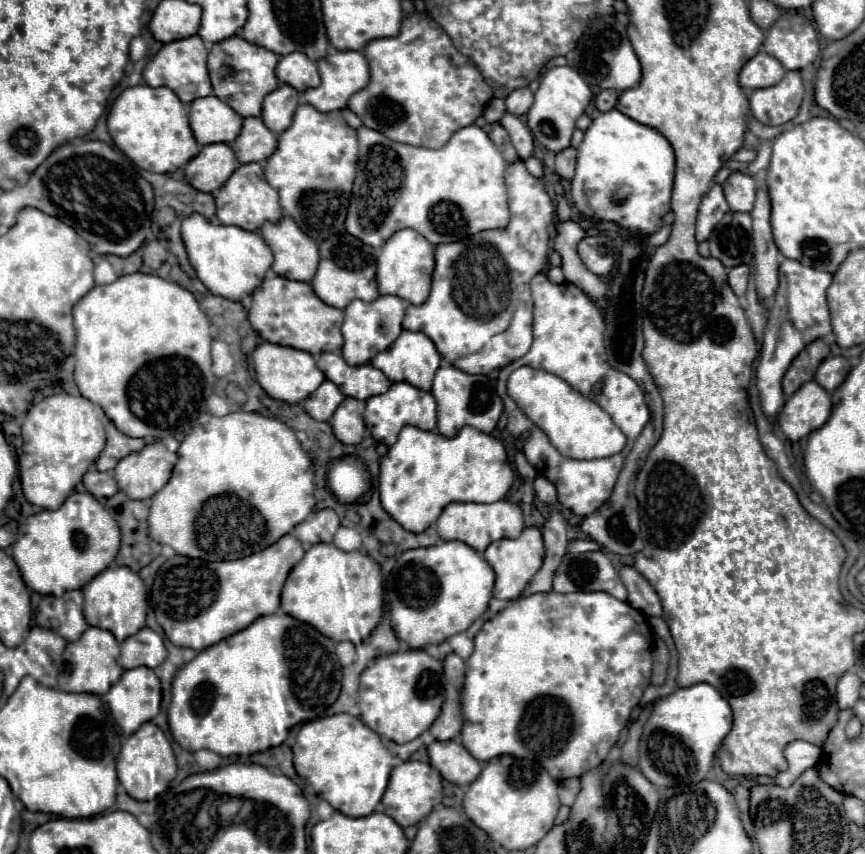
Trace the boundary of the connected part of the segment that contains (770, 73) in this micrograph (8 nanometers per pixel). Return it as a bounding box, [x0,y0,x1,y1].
[737,51,785,91]

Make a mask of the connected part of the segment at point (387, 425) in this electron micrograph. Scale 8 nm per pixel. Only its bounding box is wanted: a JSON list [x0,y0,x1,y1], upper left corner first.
[365,383,437,445]

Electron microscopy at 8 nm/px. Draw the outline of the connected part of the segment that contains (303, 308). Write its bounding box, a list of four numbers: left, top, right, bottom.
[247,271,343,355]

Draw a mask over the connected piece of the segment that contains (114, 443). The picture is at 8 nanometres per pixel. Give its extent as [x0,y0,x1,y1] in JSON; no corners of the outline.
[95,423,145,471]

